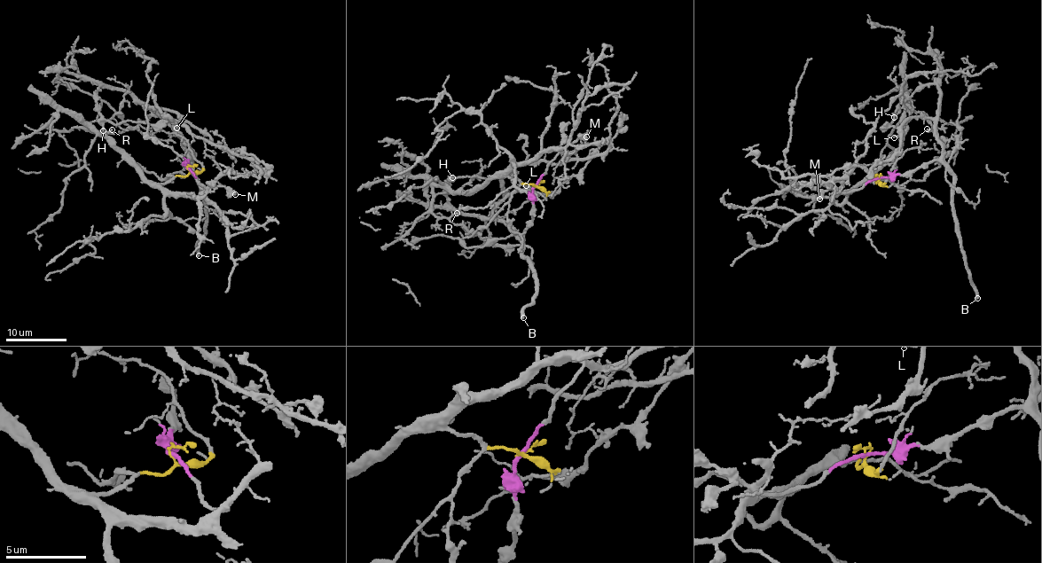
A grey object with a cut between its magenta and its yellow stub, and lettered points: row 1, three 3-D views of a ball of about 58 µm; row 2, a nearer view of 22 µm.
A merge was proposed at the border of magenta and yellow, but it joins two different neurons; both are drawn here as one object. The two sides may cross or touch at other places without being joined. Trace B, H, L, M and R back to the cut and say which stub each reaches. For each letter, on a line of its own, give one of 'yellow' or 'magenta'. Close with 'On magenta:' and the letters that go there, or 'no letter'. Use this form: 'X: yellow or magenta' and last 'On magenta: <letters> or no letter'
B: magenta
H: magenta
L: magenta
M: magenta
R: yellow
On magenta: B, H, L, M

